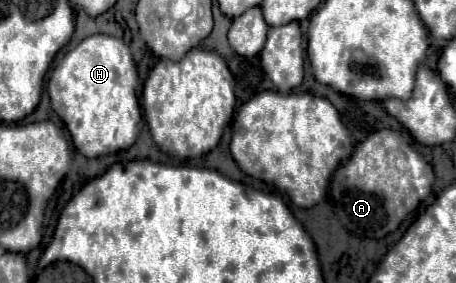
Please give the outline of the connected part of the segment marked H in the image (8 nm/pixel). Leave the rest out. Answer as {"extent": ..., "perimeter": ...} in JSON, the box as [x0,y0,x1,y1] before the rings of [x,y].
{"extent":[47,33,141,157],"perimeter":[[[97,33],[97,35],[85,37],[75,49],[67,51],[61,57],[61,61],[55,65],[49,77],[47,91],[51,97],[51,107],[67,125],[77,151],[85,157],[99,157],[99,155],[127,149],[135,143],[137,123],[141,121],[141,109],[139,109],[135,87],[137,87],[137,69],[135,69],[129,47],[117,37]]]}

